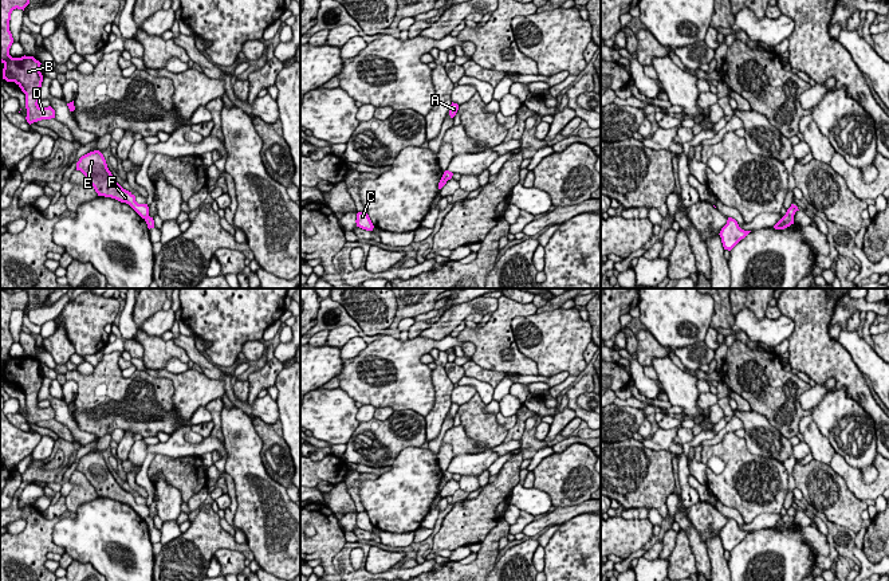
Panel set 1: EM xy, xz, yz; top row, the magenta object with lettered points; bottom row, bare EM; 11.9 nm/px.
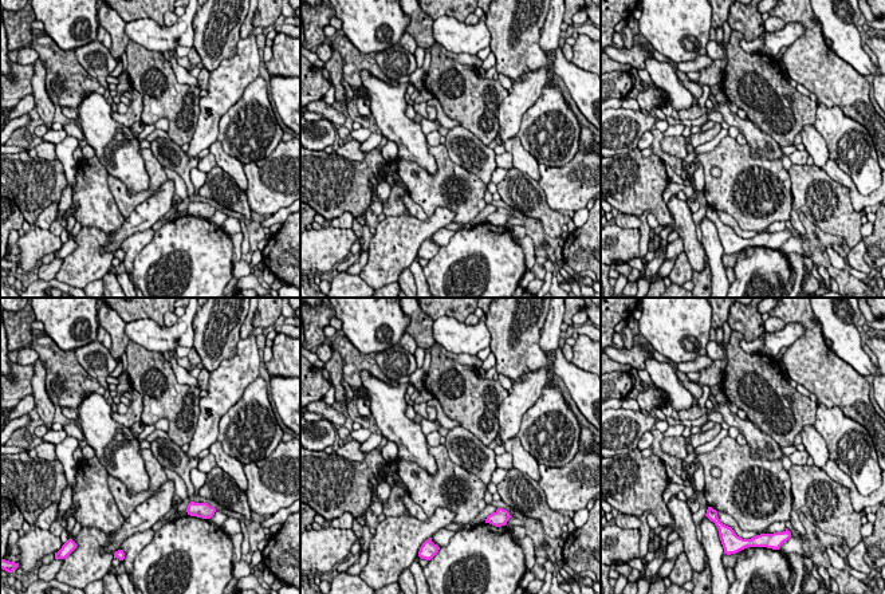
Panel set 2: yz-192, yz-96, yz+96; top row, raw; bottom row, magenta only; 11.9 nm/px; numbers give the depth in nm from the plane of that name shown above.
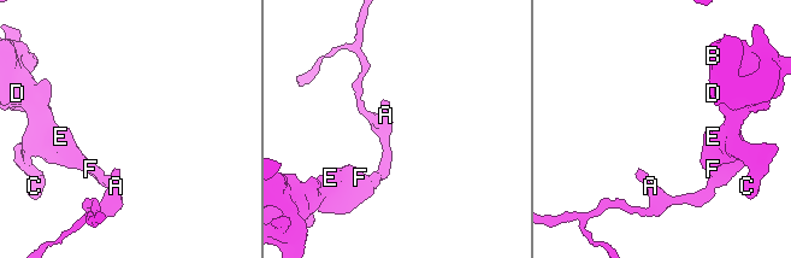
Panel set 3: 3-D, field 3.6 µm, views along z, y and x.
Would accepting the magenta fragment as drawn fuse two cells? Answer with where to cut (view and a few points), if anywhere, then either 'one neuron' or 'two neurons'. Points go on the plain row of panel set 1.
cut yz (786, 513), (793, 518); two neurons

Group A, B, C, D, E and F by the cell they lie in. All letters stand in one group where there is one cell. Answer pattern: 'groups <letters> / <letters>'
groups A / B C D E F

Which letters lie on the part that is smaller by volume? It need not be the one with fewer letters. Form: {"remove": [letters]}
{"remove": ["A"]}

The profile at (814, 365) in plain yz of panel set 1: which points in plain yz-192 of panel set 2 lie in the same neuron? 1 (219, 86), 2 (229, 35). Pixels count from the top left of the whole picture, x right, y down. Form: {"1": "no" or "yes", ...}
{"1": "no", "2": "yes"}

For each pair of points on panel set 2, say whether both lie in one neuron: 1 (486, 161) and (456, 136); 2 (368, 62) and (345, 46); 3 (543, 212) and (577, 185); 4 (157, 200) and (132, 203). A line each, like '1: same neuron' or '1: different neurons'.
1: same neuron
2: same neuron
3: different neurons
4: different neurons

